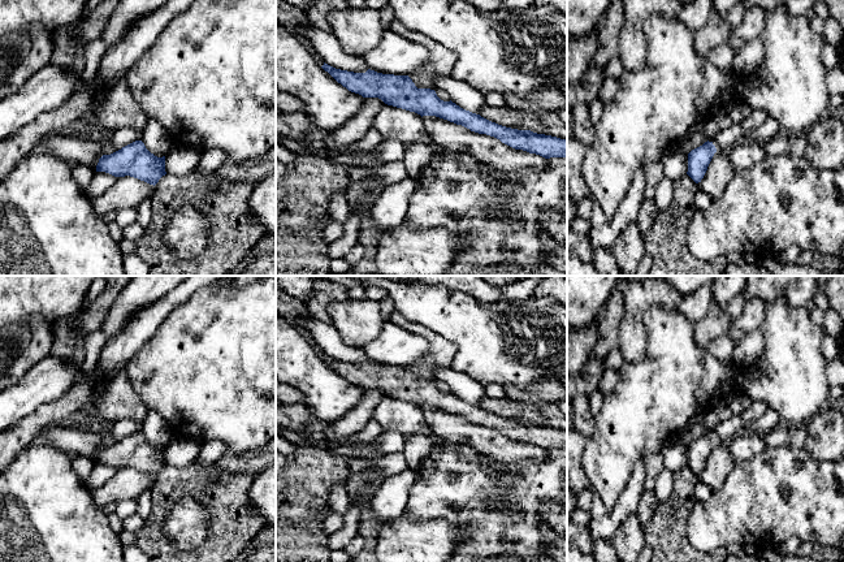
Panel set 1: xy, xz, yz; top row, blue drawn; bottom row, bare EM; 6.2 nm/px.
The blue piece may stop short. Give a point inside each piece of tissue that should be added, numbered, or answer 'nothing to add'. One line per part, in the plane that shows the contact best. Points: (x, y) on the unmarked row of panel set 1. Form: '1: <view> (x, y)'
nothing to add

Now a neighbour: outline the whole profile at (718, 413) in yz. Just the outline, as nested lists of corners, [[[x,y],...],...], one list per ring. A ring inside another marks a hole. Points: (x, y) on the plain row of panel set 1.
[[[723,402],[713,403],[705,412],[704,412],[704,423],[709,433],[713,433],[714,428],[728,420],[733,412],[731,411],[730,405]]]

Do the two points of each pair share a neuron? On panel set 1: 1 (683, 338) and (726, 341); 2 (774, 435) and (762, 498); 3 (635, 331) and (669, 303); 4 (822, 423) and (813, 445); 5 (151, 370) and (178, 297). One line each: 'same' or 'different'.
1: different
2: different
3: same
4: same
5: different

